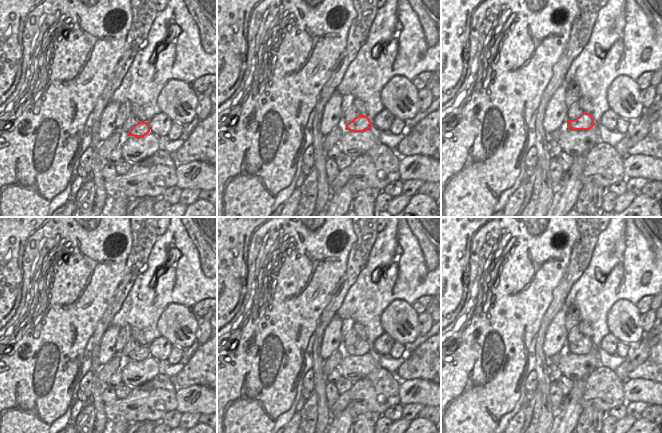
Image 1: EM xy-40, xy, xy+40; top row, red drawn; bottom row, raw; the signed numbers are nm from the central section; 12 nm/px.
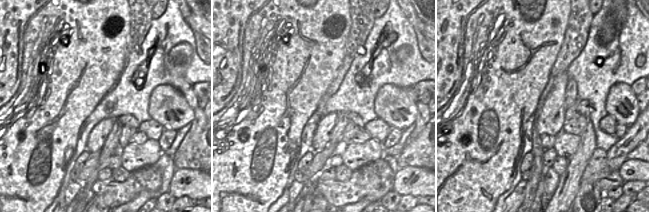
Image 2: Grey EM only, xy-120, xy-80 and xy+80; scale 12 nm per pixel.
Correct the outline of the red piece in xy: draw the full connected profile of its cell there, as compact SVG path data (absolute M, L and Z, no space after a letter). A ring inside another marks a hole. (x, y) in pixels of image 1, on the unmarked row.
M359 338L352 345L346 348L345 353L351 356L363 356L371 352L372 350L372 346L367 340Z

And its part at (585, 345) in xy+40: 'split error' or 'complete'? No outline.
complete

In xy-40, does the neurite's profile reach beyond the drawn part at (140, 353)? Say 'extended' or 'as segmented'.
as segmented

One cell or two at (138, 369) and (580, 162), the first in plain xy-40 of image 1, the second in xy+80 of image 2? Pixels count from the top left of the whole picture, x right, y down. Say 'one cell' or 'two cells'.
two cells

